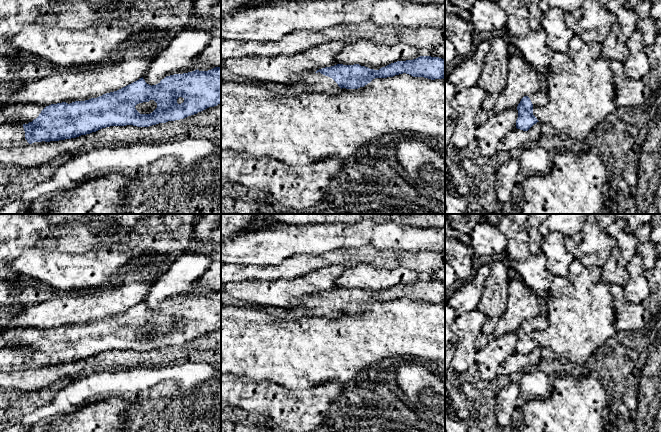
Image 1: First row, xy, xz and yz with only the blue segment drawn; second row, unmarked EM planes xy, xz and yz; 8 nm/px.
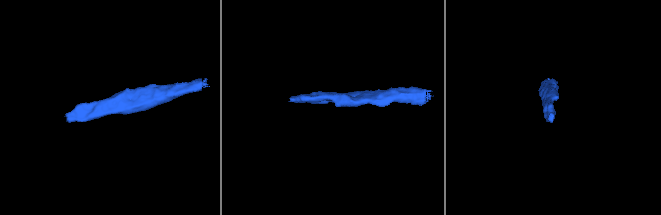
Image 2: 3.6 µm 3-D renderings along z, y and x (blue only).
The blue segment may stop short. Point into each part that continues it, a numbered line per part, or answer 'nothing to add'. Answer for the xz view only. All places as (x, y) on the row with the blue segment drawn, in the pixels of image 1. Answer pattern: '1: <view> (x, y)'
1: xz (315, 82)

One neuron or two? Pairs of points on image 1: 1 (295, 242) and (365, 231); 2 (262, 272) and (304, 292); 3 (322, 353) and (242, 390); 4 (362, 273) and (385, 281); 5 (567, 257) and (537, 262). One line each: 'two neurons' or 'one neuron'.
1: one neuron
2: two neurons
3: two neurons
4: one neuron
5: two neurons

